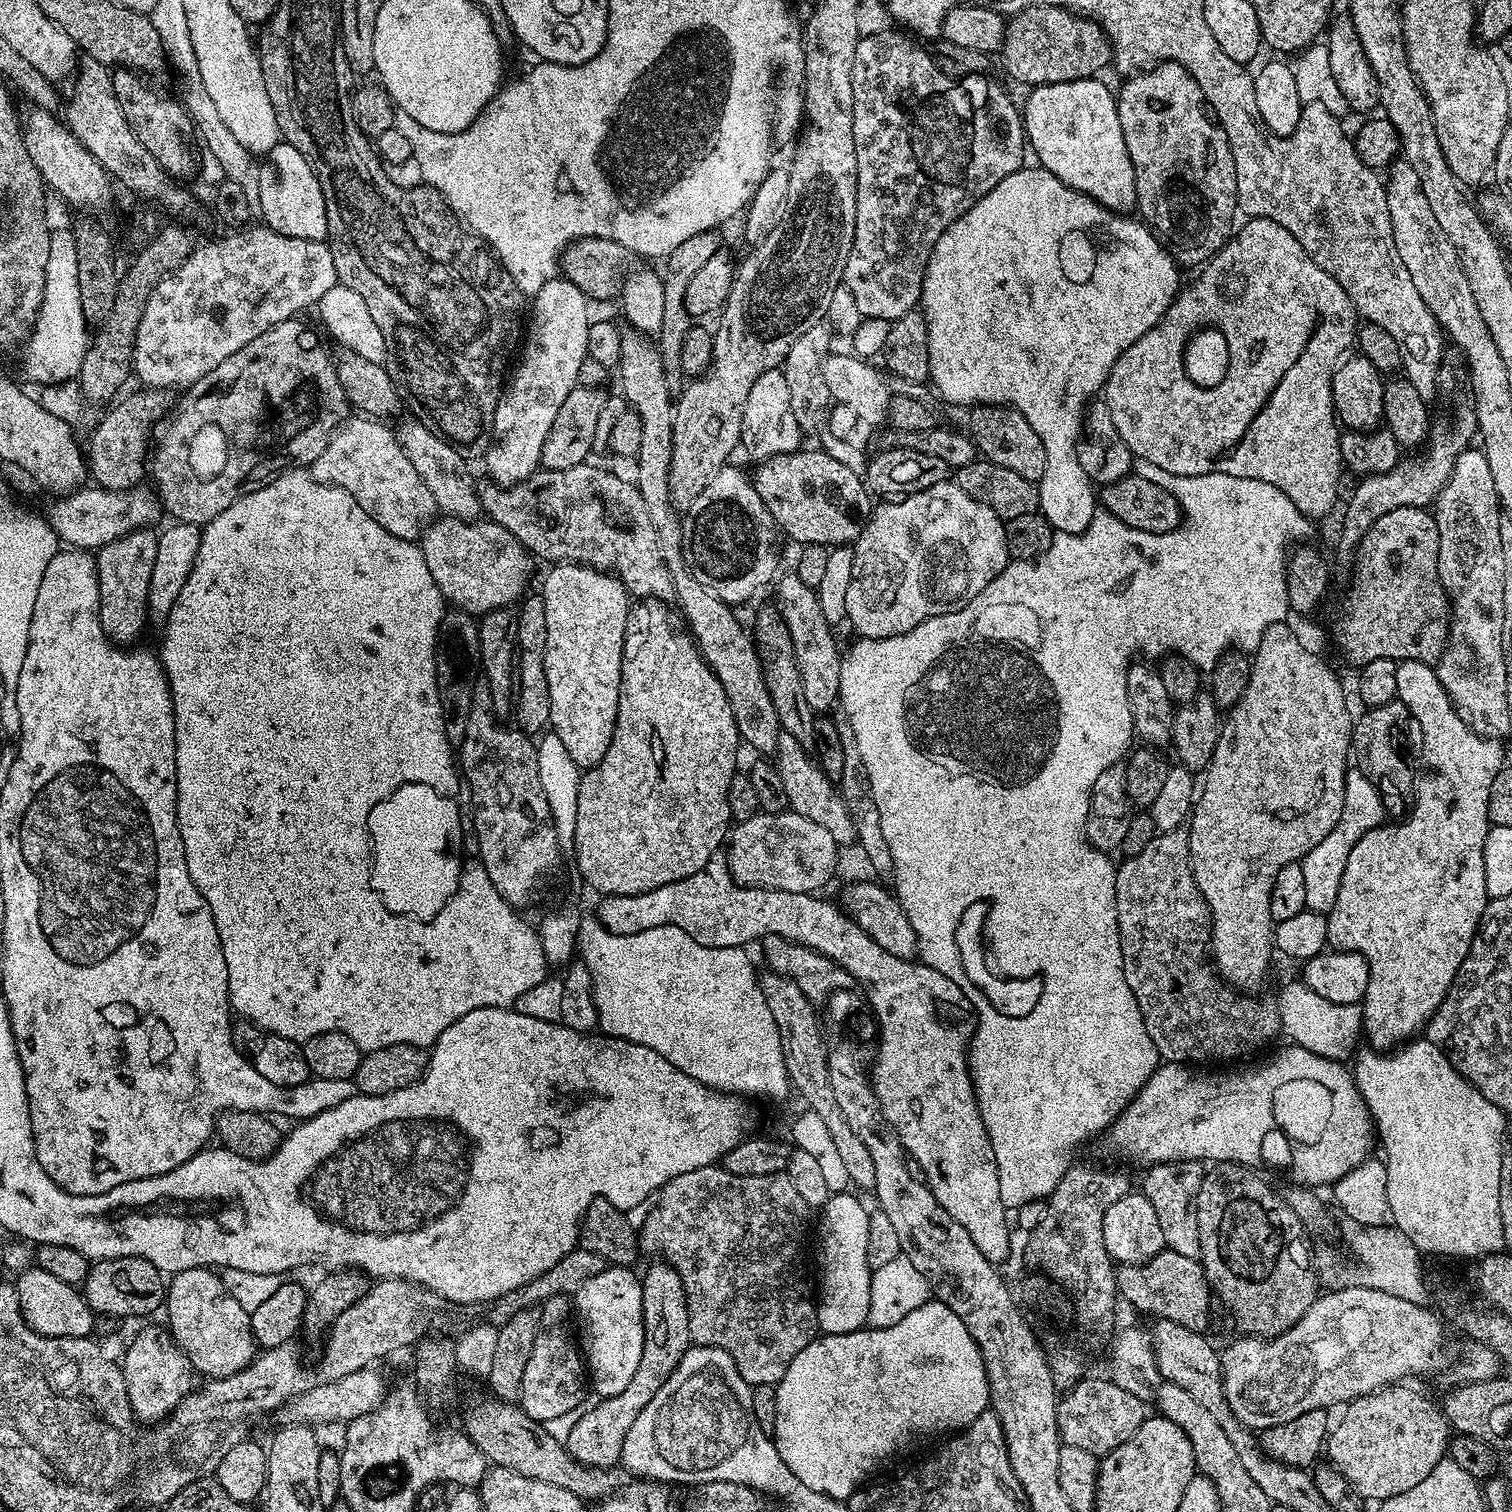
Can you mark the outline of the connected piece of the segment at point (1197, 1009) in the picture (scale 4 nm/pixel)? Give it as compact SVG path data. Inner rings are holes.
M1175 828L1172 832L1157 834L1152 841L1146 845L1142 854L1134 854L1127 857L1116 869L1116 909L1118 910L1118 930L1120 931L1120 949L1122 950L1122 966L1126 986L1134 994L1134 998L1140 1007L1140 1013L1146 1026L1146 1034L1150 1034L1150 1042L1158 1050L1161 1061L1168 1064L1182 1064L1185 1066L1208 1066L1211 1060L1236 1060L1247 1052L1256 1052L1263 1044L1271 1042L1275 1036L1281 1035L1279 1006L1275 999L1264 996L1261 1000L1251 1000L1251 995L1241 994L1233 990L1220 979L1210 963L1210 913L1208 904L1202 898L1198 886L1192 877L1192 864L1188 860L1188 834L1184 828Z

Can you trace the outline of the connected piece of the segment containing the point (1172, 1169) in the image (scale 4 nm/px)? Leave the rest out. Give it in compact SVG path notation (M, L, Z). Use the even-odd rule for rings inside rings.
M1182 1158L1178 1162L1154 1164L1147 1169L1144 1176L1142 1195L1154 1206L1158 1214L1158 1223L1162 1226L1162 1238L1167 1251L1199 1257L1198 1218L1196 1217L1196 1199L1202 1186L1205 1165L1196 1158Z

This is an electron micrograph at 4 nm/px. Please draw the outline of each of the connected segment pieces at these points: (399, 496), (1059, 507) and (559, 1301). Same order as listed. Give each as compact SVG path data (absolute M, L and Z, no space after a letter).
M356 418L360 420L345 419L337 428L335 434L330 438L330 442L326 446L326 450L322 450L322 454L318 454L318 458L310 466L310 475L317 480L319 484L332 484L335 488L346 490L346 494L350 494L358 502L358 506L362 506L362 510L366 510L366 514L370 514L370 518L374 518L374 522L378 522L378 526L382 526L390 534L394 534L403 540L415 541L417 537L423 533L430 518L437 515L438 509L434 502L434 494L430 494L430 486L426 486L426 482L422 480L422 474L418 474L418 470L414 470L413 463L402 450L402 446L396 441L396 433L391 427L387 428L387 423L381 422L376 418Z
M1022 166L1014 174L1002 178L990 194L981 200L976 200L970 210L948 227L934 242L934 250L928 259L924 271L924 281L920 291L919 311L923 312L928 323L928 349L930 350L930 377L931 387L937 397L948 404L968 404L979 406L981 404L994 404L1016 408L1034 426L1034 434L1042 438L1042 446L1046 446L1046 474L1038 481L1040 490L1039 511L1048 520L1049 526L1056 532L1065 532L1079 536L1087 530L1090 522L1096 517L1098 511L1098 492L1091 478L1088 476L1086 464L1080 461L1080 452L1076 449L1076 439L1080 436L1080 427L1084 424L1084 404L1092 395L1099 393L1108 380L1108 371L1118 362L1118 358L1142 334L1146 334L1156 323L1164 317L1164 311L1172 305L1172 300L1182 287L1180 281L1181 269L1172 259L1167 250L1160 245L1152 229L1139 219L1131 220L1128 214L1112 212L1098 201L1092 200L1086 194L1066 186L1054 174L1039 166Z
M567 1295L550 1298L540 1308L538 1338L534 1338L534 1350L530 1350L530 1362L526 1362L526 1374L522 1374L518 1401L519 1408L531 1420L549 1422L567 1412L575 1413L581 1407L584 1388L586 1392L586 1365L574 1339L574 1328L570 1323L573 1316L574 1304Z

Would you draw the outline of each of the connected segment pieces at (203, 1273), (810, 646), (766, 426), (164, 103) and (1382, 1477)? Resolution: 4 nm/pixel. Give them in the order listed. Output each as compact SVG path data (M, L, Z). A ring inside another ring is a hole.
M211 1267L175 1273L166 1284L166 1312L167 1308L172 1338L201 1377L217 1380L238 1374L256 1359L258 1345L252 1333L252 1317L225 1292L223 1279Z
M794 574L781 575L775 585L776 596L780 599L778 611L784 619L784 625L794 646L798 670L802 674L802 690L806 690L806 702L810 702L812 711L828 714L837 707L840 698L840 661L841 649L836 649L836 640L832 637L833 625L823 616L819 604L817 589L806 586L802 578Z
M771 368L760 375L754 386L750 386L750 398L746 398L740 431L743 447L748 447L753 461L759 462L797 451L801 447L800 435L802 429L790 402L790 386L786 386L786 378L780 368Z
M116 68L112 72L114 98L118 98L118 106L122 106L122 114L130 130L134 130L138 142L142 142L142 146L146 146L146 150L154 154L169 177L184 182L187 176L196 172L196 152L188 141L188 135L192 136L194 132L192 120L179 99L171 100L170 97L155 92L144 80L147 79L130 68Z
M1408 1386L1379 1388L1369 1396L1360 1396L1351 1401L1343 1409L1344 1417L1337 1424L1335 1421L1326 1441L1327 1459L1352 1483L1357 1494L1368 1502L1389 1500L1398 1494L1406 1494L1410 1486L1418 1486L1418 1482L1422 1482L1422 1478L1426 1478L1430 1470L1434 1470L1434 1466L1445 1459L1448 1450L1450 1429L1443 1411L1437 1405L1435 1408L1422 1393L1404 1387Z

